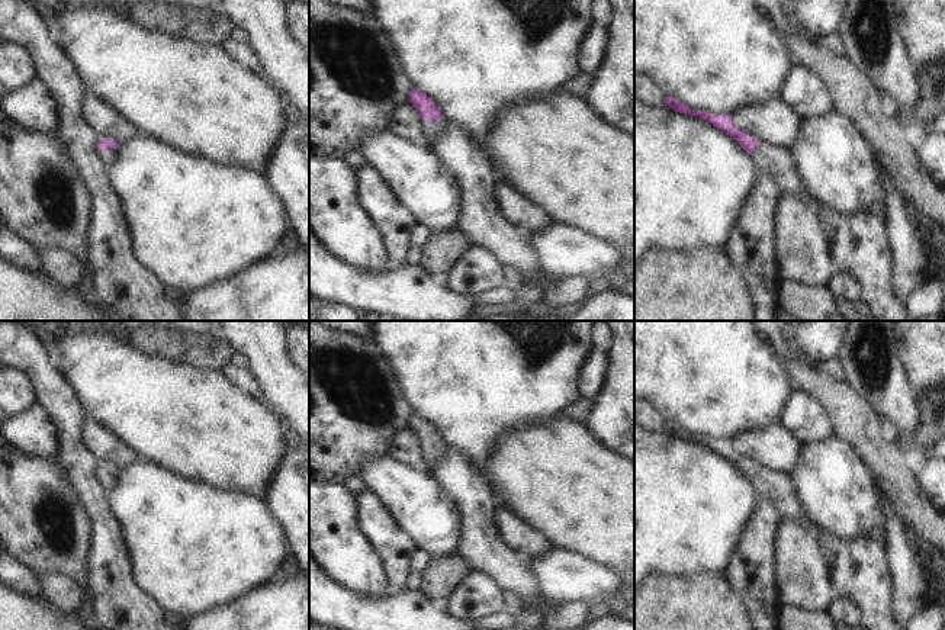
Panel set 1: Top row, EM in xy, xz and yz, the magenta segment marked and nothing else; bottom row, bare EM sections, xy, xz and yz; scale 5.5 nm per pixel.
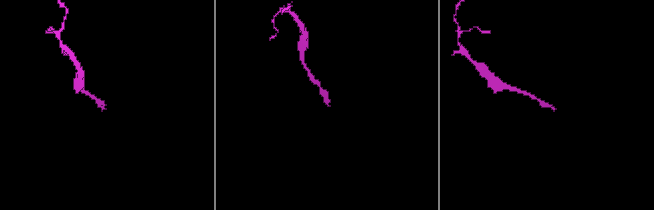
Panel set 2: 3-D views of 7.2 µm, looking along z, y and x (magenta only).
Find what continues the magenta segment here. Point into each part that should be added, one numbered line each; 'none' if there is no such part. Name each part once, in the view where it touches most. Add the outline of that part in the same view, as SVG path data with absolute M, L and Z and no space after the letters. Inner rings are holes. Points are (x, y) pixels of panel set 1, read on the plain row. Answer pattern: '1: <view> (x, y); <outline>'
1: xz (431, 453); M444 443L435 444L435 446L428 447L428 449L424 447L425 463L430 463L430 462L435 460L437 457L440 457L444 450L446 450Z

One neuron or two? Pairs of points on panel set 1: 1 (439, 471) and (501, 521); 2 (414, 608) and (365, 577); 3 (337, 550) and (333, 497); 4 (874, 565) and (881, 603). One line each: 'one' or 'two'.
1: two
2: two
3: one
4: one

